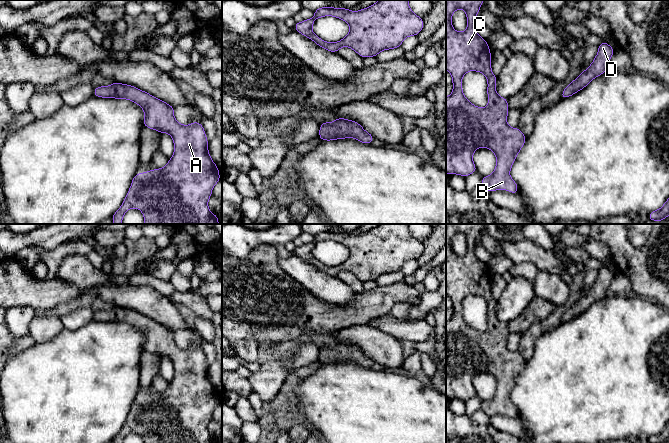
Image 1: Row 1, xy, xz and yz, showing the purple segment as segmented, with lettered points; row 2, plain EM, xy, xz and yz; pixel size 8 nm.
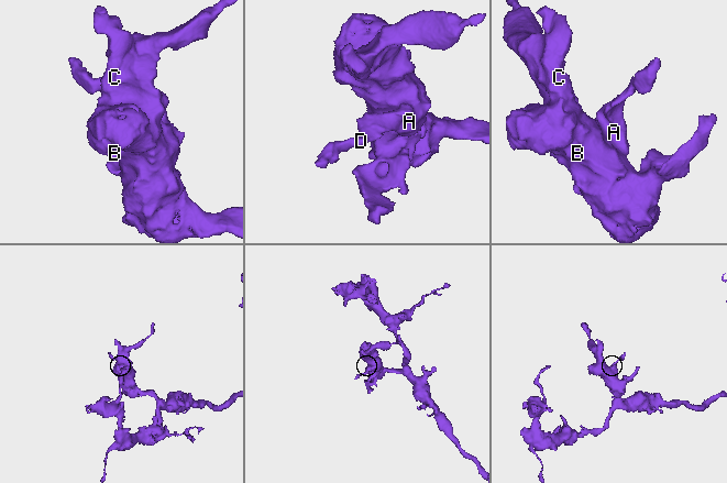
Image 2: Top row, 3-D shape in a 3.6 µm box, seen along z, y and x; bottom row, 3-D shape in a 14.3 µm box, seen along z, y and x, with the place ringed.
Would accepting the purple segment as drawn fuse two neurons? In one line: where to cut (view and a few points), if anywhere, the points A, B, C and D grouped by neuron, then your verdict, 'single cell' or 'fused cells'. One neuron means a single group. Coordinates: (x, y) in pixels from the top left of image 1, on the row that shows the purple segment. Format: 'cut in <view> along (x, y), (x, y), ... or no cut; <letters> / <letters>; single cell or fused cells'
no cut; A B C D; single cell

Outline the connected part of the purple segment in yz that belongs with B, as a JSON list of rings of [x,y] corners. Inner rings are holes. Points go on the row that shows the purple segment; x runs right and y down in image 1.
[[[446,0],[446,69],[452,76],[453,84],[452,93],[446,97],[446,173],[466,178],[477,172],[473,154],[480,147],[488,148],[496,156],[496,167],[491,175],[482,177],[481,184],[488,192],[507,190],[517,194],[518,185],[510,177],[510,170],[525,144],[526,136],[519,128],[512,128],[507,124],[508,101],[496,92],[497,77],[491,69],[491,51],[487,41],[474,28],[483,2],[484,0]],[[457,9],[466,12],[467,28],[463,32],[452,27],[452,14]],[[468,71],[481,72],[487,78],[488,105],[484,108],[475,106],[464,96],[462,78]]]

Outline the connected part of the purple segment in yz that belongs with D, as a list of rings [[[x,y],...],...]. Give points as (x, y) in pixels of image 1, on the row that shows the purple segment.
[[[602,42],[598,46],[598,53],[593,62],[585,71],[582,71],[576,79],[565,87],[561,94],[561,99],[574,95],[585,88],[594,78],[605,73],[613,54],[614,48],[612,48],[607,42]]]

